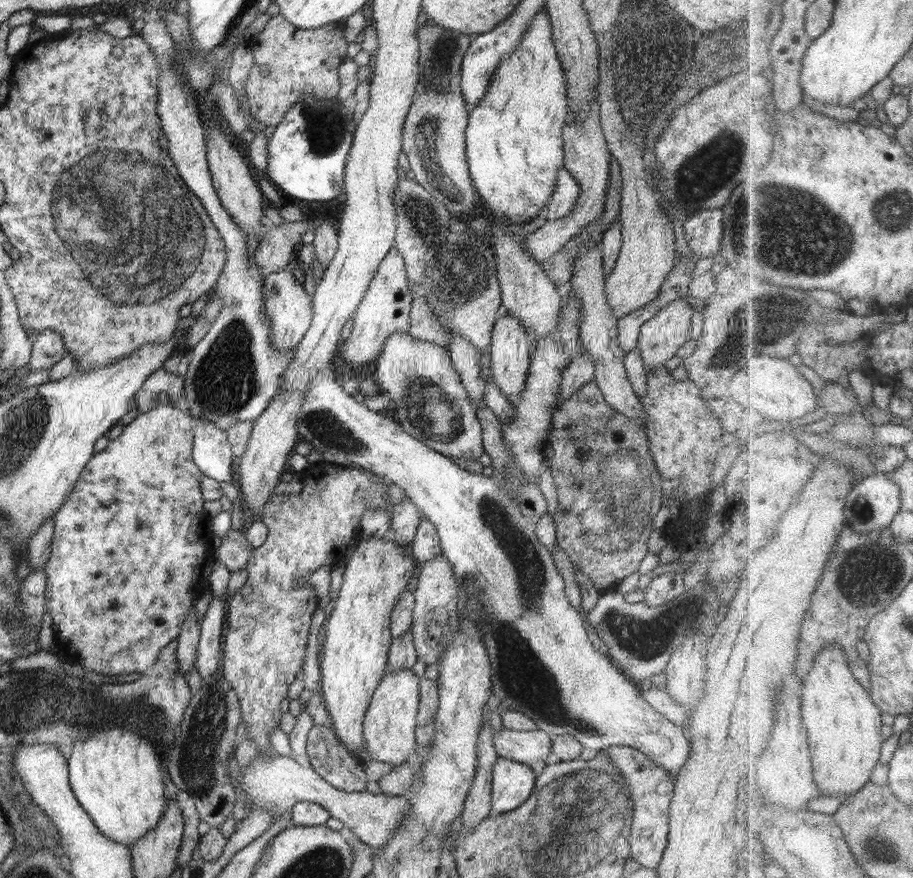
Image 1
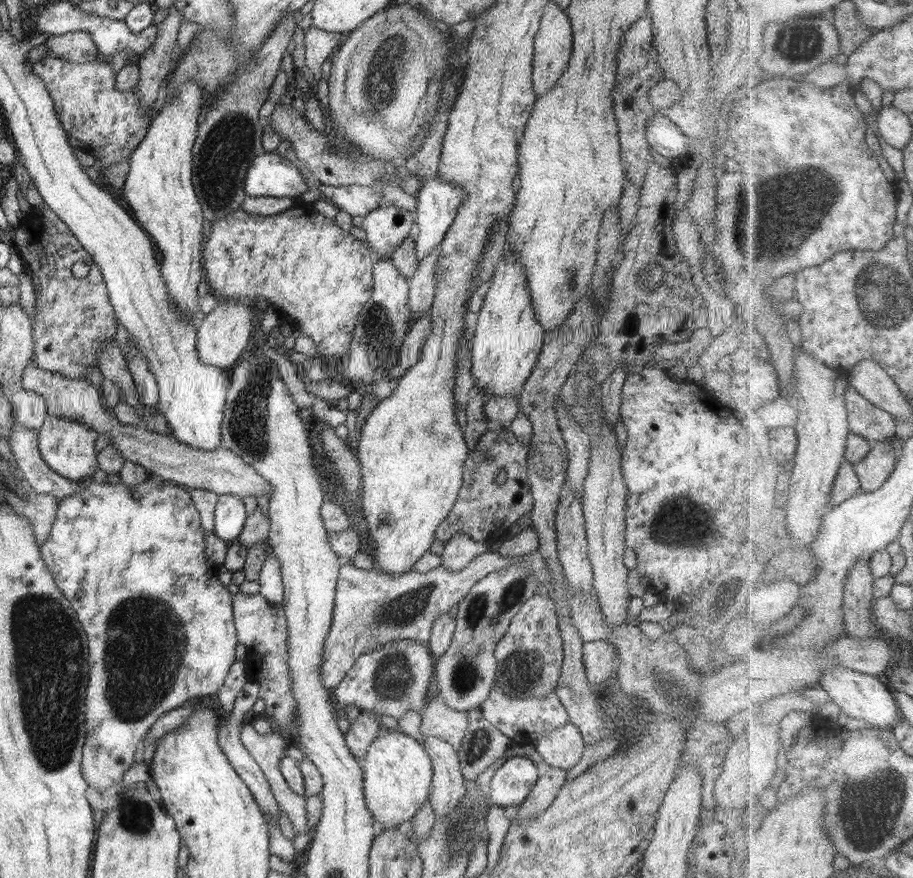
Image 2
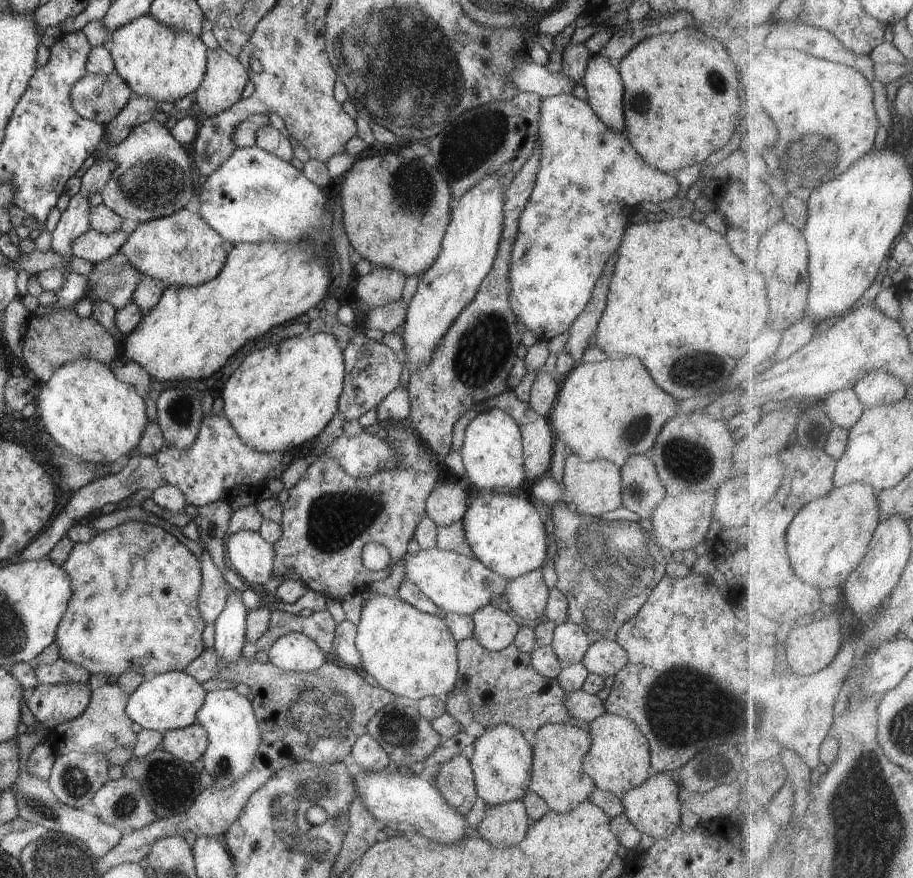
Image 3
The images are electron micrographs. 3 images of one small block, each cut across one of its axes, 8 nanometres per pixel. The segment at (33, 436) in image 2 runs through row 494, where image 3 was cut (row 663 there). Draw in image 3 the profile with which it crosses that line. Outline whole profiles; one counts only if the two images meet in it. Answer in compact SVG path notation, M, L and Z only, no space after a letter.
M62 658L49 665L38 665L35 668L40 683L49 685L84 685L89 684L90 675L82 667L72 665Z

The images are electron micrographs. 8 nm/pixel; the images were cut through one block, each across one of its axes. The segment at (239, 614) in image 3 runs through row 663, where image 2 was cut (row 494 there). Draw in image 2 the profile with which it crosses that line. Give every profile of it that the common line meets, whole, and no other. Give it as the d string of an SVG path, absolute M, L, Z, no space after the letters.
M232 494L219 495L214 514L214 534L225 543L236 540L246 522L242 499Z

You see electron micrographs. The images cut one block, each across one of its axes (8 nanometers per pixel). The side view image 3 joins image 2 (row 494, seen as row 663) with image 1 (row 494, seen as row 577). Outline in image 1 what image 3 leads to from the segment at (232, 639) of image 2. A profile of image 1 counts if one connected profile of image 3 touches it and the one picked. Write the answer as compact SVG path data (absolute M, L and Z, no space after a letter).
M159 401L145 413L137 415L131 423L123 428L122 433L112 441L107 448L90 458L88 464L82 469L80 478L76 481L74 489L66 497L60 509L54 514L54 534L50 546L50 556L45 564L46 571L46 608L52 615L52 629L58 654L65 655L66 660L82 666L84 670L108 676L123 673L144 673L156 663L159 653L177 640L186 621L188 611L210 586L210 567L216 560L211 544L211 516L204 510L204 502L200 490L202 471L194 464L193 454L193 423L192 415L185 414L176 408L173 403Z

